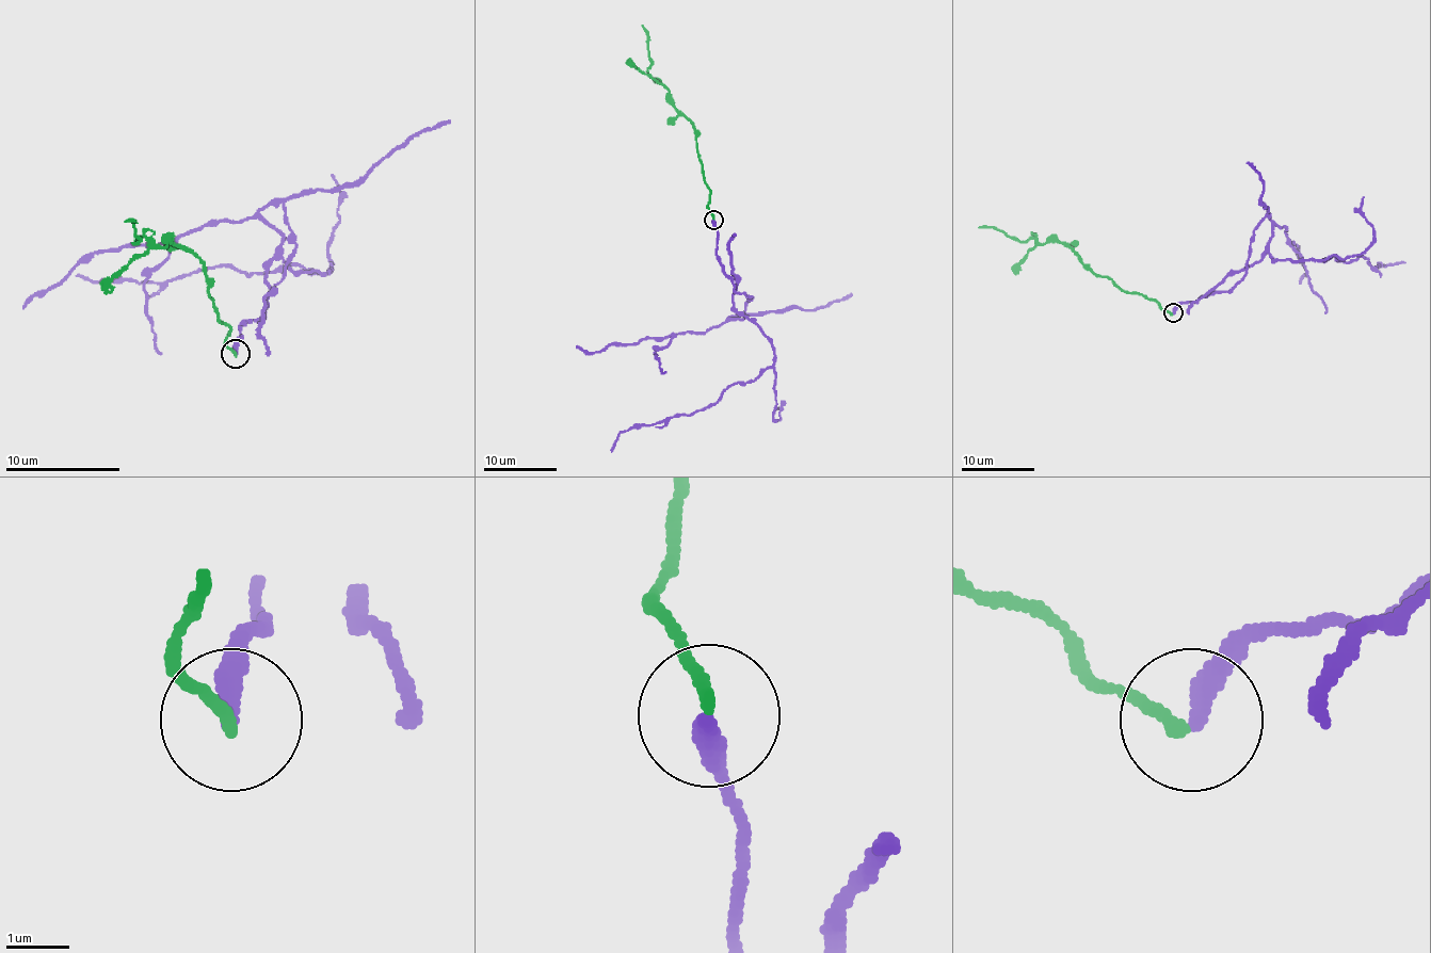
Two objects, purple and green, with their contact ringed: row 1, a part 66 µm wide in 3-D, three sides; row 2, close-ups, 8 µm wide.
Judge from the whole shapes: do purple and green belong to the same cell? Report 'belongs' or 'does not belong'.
does not belong

